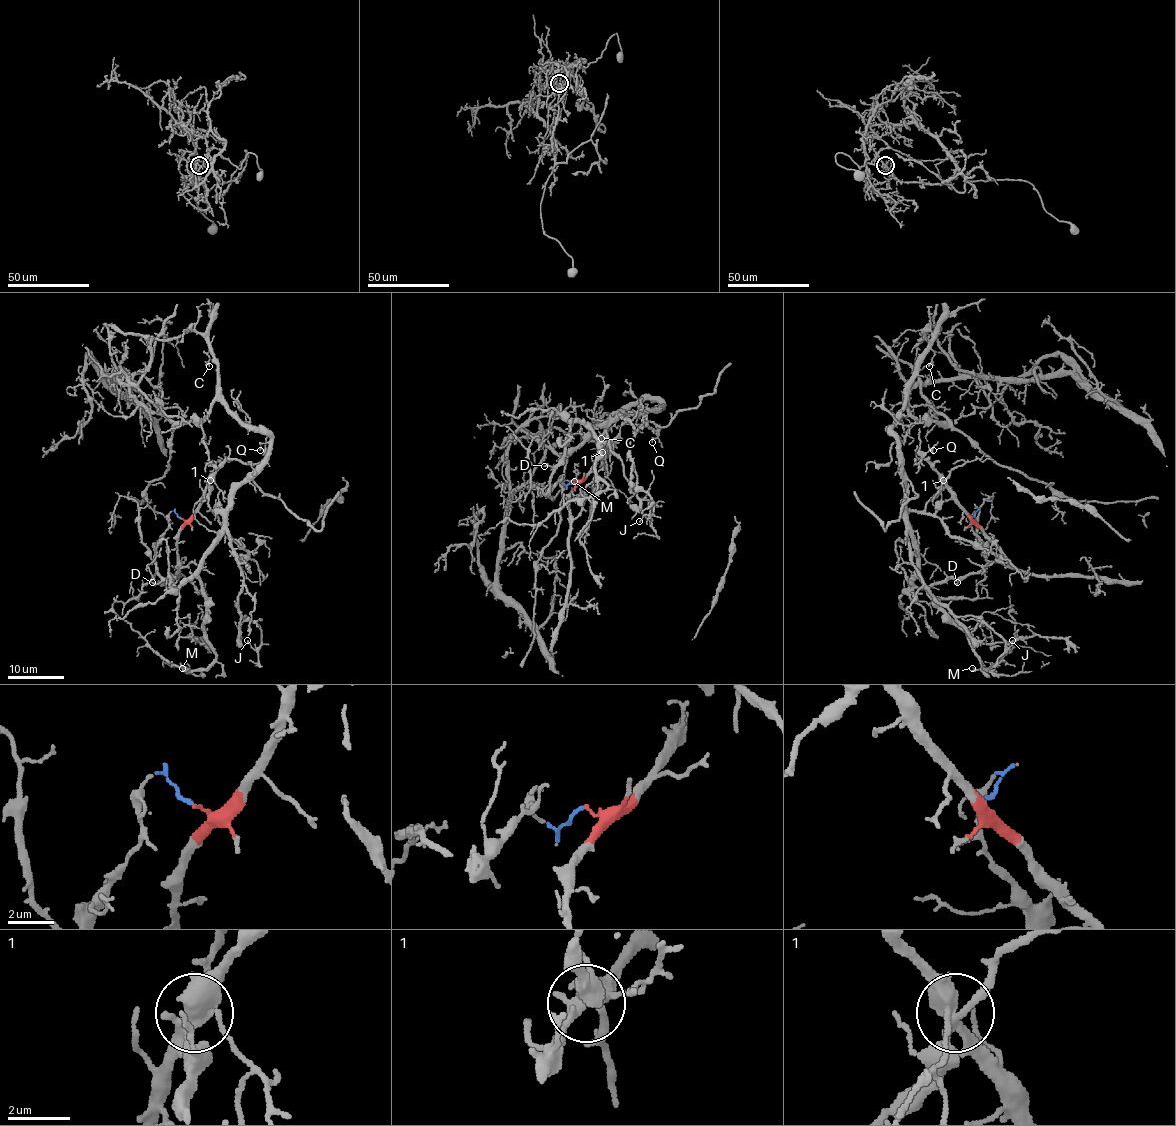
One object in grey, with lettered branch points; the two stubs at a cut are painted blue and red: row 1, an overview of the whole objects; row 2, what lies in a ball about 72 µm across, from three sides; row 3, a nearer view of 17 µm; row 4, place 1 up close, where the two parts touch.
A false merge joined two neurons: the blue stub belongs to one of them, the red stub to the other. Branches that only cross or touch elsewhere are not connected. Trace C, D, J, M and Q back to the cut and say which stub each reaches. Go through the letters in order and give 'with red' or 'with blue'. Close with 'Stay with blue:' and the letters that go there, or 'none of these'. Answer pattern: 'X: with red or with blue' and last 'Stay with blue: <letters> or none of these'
C: with blue
D: with blue
J: with blue
M: with blue
Q: with red
Stay with blue: C, D, J, M

